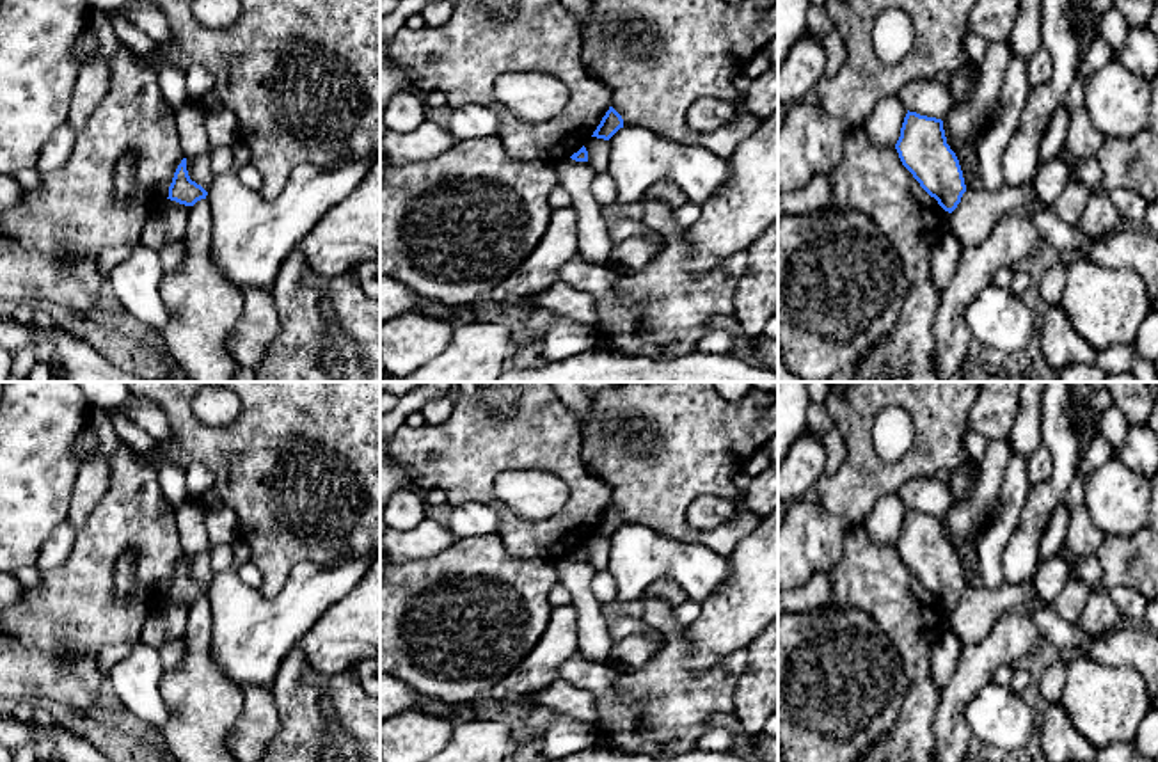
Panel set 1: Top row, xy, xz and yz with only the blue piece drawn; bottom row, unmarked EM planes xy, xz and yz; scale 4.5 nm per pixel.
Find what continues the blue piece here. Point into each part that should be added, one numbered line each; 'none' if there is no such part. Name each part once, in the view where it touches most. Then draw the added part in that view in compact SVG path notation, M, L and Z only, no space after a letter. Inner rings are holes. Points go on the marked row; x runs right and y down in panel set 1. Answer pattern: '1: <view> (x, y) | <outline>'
none

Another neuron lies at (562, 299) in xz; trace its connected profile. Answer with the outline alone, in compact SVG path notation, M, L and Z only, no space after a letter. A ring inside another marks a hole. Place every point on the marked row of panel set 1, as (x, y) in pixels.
M558 279L549 290L527 298L517 309L547 309L556 316L590 325L599 332L595 297Z

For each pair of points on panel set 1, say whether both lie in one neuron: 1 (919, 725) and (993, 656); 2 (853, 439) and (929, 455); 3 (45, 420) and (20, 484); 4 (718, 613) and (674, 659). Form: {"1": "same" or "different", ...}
{"1": "different", "2": "same", "3": "same", "4": "different"}

